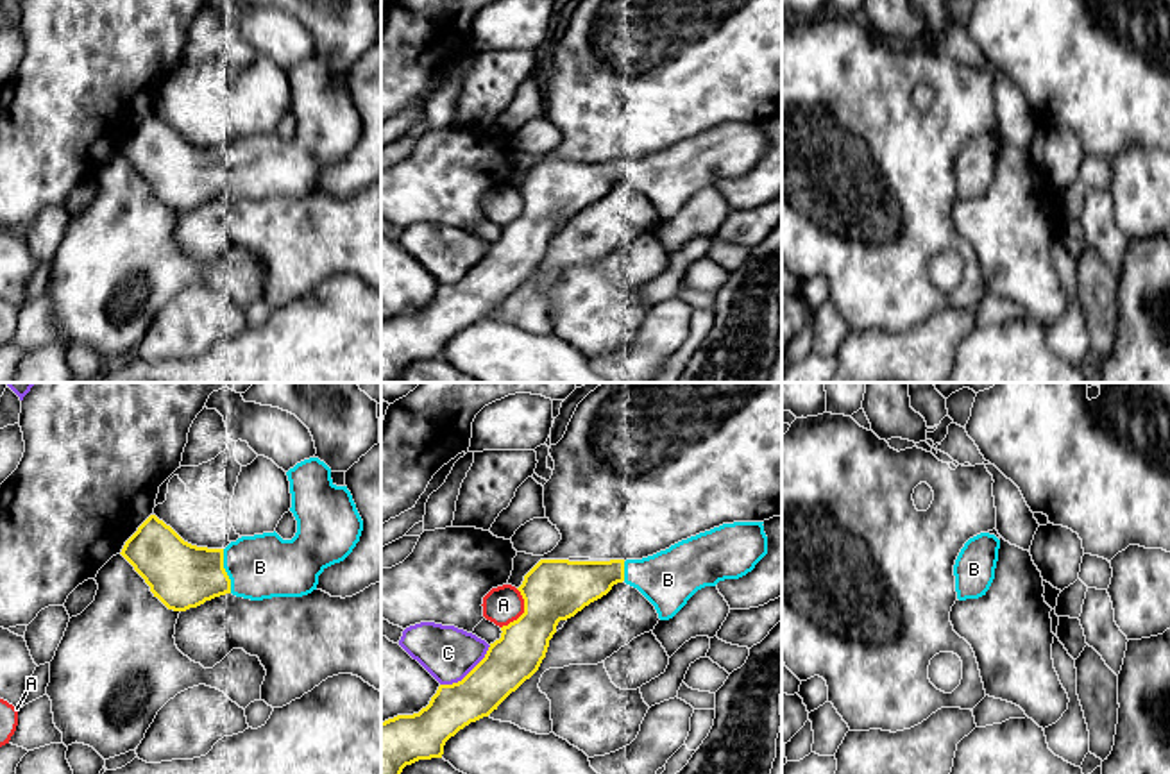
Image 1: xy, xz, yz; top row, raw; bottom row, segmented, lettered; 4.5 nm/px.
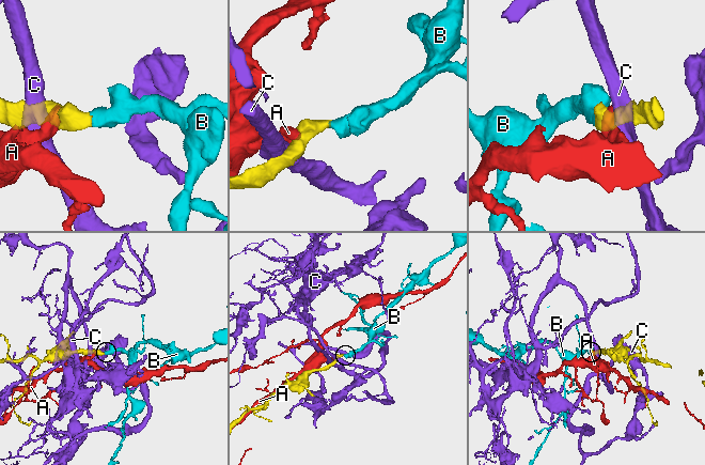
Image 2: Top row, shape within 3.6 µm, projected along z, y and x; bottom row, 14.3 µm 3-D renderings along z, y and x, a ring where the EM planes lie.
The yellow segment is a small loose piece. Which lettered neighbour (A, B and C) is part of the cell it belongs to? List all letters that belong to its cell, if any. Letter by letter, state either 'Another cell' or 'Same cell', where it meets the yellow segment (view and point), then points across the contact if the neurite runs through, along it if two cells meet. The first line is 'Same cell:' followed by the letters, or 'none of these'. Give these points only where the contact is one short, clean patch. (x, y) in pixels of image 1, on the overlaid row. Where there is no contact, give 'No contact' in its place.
Same cell: B
A: Another cell. Touches yellow at xz (525, 612). Boundary: xz (517, 588), (523, 599), (523, 612), (501, 628)
B: Same cell. Touches yellow at xy (224, 571)
C: Another cell. Touches yellow at xz (469, 673). Boundary: xz (491, 646), (460, 680), (440, 685)

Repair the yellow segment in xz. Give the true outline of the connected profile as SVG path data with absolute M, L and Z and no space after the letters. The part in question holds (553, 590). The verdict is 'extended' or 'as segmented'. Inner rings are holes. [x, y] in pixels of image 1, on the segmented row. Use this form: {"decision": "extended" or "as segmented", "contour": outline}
{"decision": "extended", "contour": "M723 524L642 559L540 559L517 588L524 599L524 613L501 627L501 638L490 644L485 658L462 681L440 685L429 704L419 713L397 715L381 722L381 774L401 774L406 765L419 760L442 758L444 745L451 736L471 722L488 717L538 670L558 622L606 595L614 585L624 581L637 588L655 606L658 618L669 620L698 590L746 576L767 554L762 524Z"}

